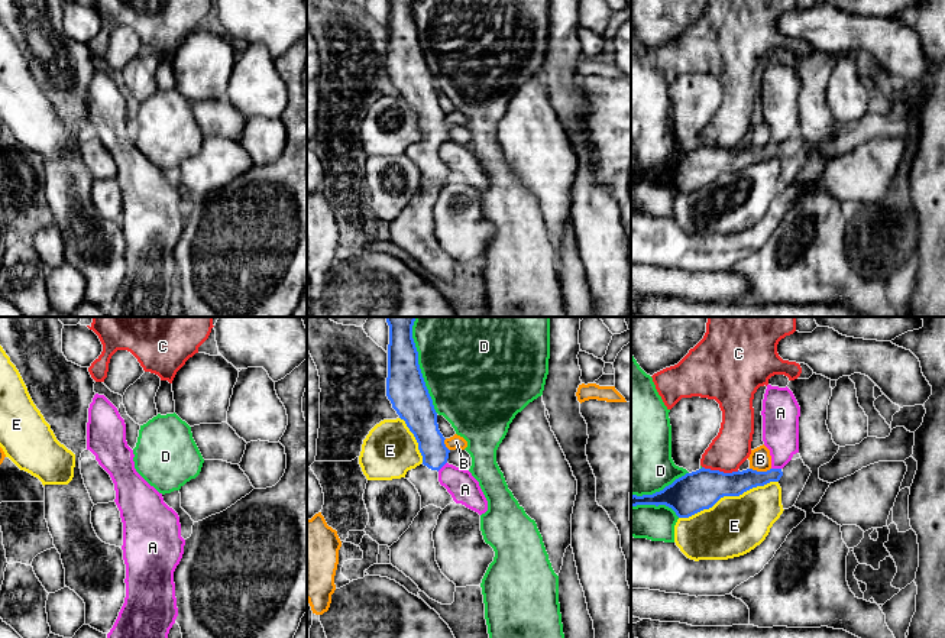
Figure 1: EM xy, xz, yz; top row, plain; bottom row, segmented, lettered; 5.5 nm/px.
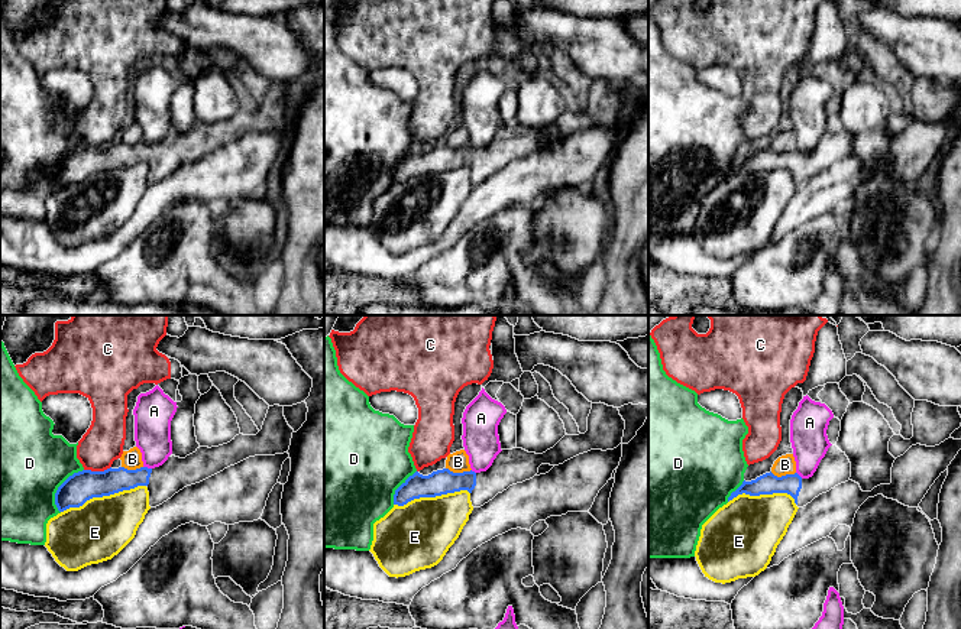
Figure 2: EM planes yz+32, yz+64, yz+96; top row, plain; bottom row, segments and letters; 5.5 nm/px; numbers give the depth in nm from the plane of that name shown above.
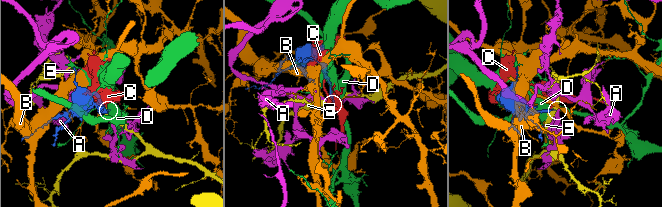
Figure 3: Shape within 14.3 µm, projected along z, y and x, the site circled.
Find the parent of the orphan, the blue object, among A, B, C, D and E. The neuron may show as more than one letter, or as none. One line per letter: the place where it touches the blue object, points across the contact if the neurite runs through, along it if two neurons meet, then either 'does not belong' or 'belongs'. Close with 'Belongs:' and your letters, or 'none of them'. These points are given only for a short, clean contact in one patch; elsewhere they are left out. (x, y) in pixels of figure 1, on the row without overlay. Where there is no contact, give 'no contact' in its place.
A: yz (776, 145) | along yz (772, 143), (780, 145) | does not belong
B: yz (760, 148) | does not belong
C: yz (721, 148) | does not belong
D: xz (420, 45) | does not belong
E: yz (728, 171) | does not belong
Belongs: none of them

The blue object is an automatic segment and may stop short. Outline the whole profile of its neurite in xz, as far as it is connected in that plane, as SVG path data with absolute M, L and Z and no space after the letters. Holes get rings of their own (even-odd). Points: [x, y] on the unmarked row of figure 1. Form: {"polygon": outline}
{"polygon": "M414 0L388 1L386 72L414 110L423 132L423 139L412 145L410 158L421 172L421 185L428 181L444 185L454 176L440 161L438 146L447 139L450 126L438 106L437 88L418 41Z"}

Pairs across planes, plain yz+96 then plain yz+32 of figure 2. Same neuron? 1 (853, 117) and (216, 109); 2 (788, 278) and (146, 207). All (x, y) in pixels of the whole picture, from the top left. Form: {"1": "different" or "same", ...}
{"1": "same", "2": "different"}

